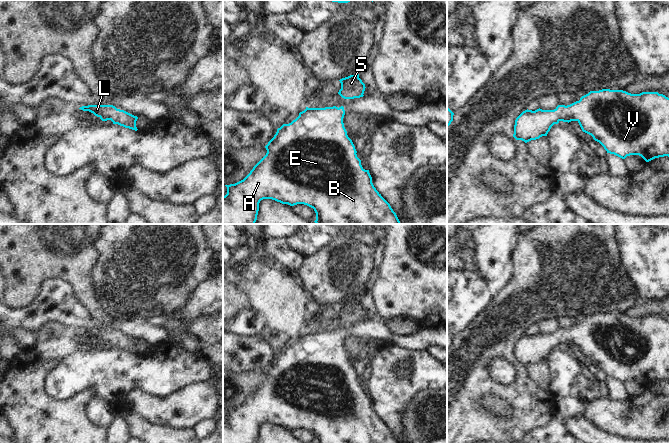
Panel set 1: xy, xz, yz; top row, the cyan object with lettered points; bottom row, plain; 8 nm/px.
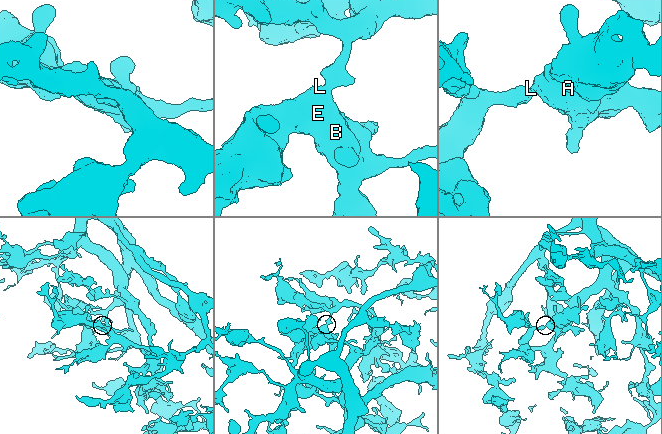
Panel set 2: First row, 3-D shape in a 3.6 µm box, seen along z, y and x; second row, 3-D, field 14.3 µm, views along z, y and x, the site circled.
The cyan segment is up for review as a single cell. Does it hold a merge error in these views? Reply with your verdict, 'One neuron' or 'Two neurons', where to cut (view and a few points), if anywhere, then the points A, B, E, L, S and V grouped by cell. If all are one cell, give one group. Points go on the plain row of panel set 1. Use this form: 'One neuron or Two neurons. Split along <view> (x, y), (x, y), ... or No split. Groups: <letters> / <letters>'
One neuron. No split. Groups: A B E L S V

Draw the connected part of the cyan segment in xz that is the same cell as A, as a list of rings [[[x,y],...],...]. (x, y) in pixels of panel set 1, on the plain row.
[[[344,331],[308,332],[299,337],[299,340],[289,348],[283,348],[277,353],[274,361],[265,370],[266,379],[253,391],[250,397],[241,405],[225,409],[227,418],[223,420],[223,443],[257,443],[259,427],[263,423],[272,423],[282,428],[294,430],[304,428],[314,433],[316,443],[398,443],[390,428],[381,420],[372,407],[369,394],[365,394],[361,389],[361,384],[357,381],[357,375],[352,364],[348,361],[344,351],[343,342]]]

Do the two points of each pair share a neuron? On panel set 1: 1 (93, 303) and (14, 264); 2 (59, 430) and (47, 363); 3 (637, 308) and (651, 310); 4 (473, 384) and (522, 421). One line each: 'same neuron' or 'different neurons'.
1: same neuron
2: same neuron
3: same neuron
4: same neuron

